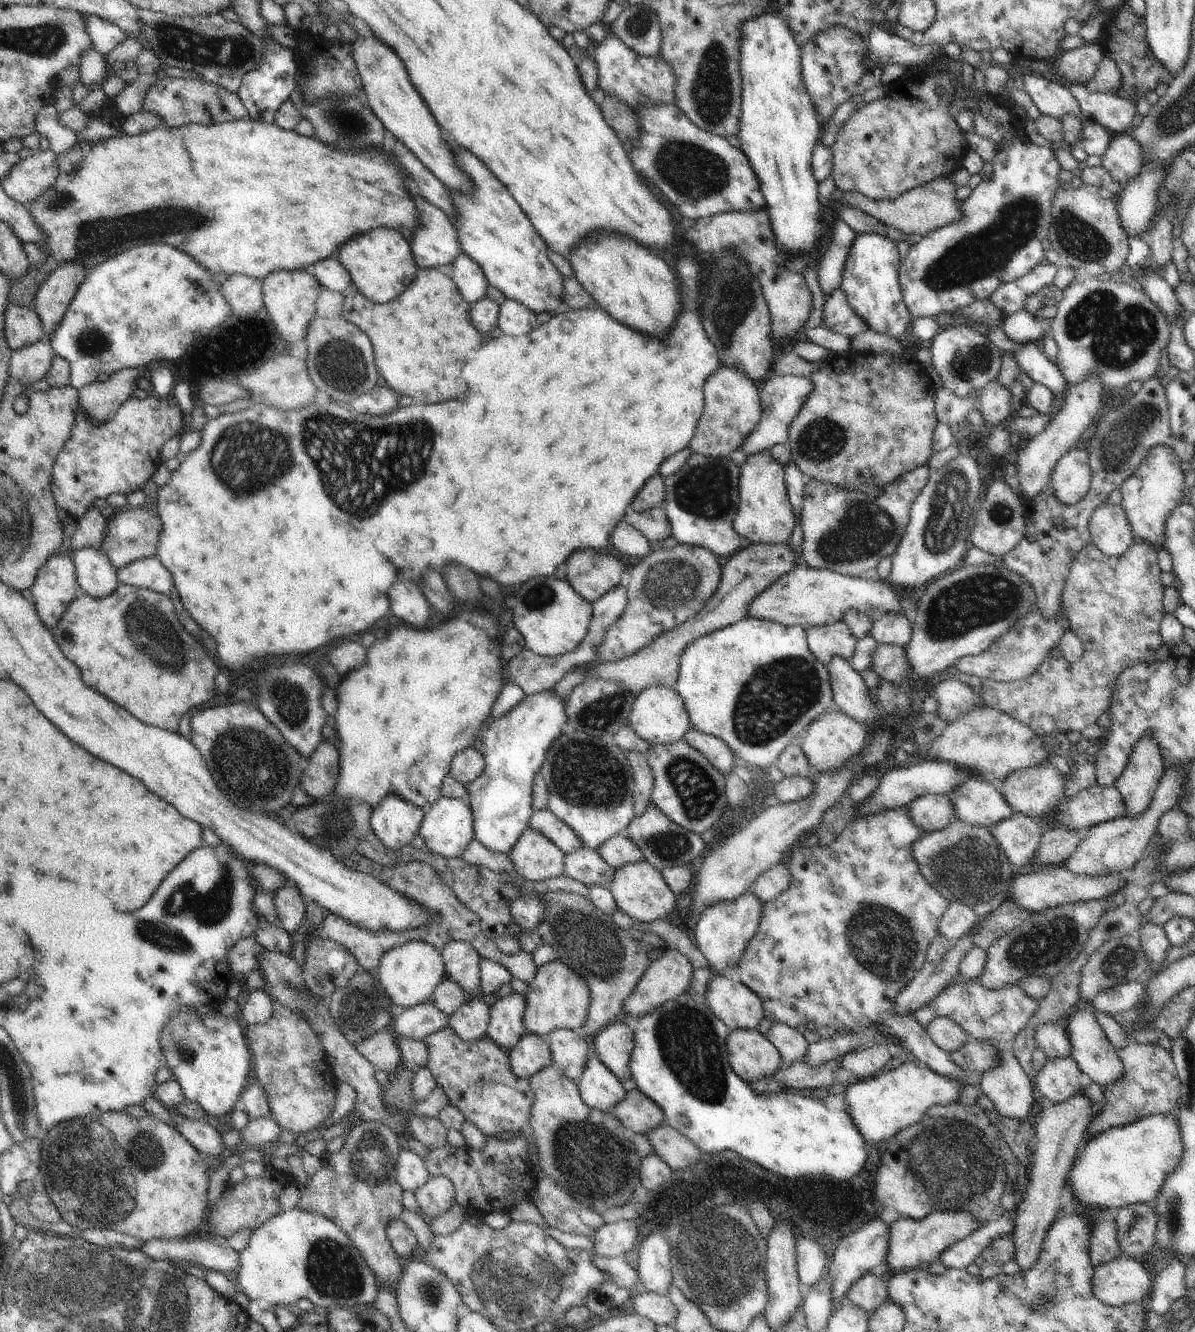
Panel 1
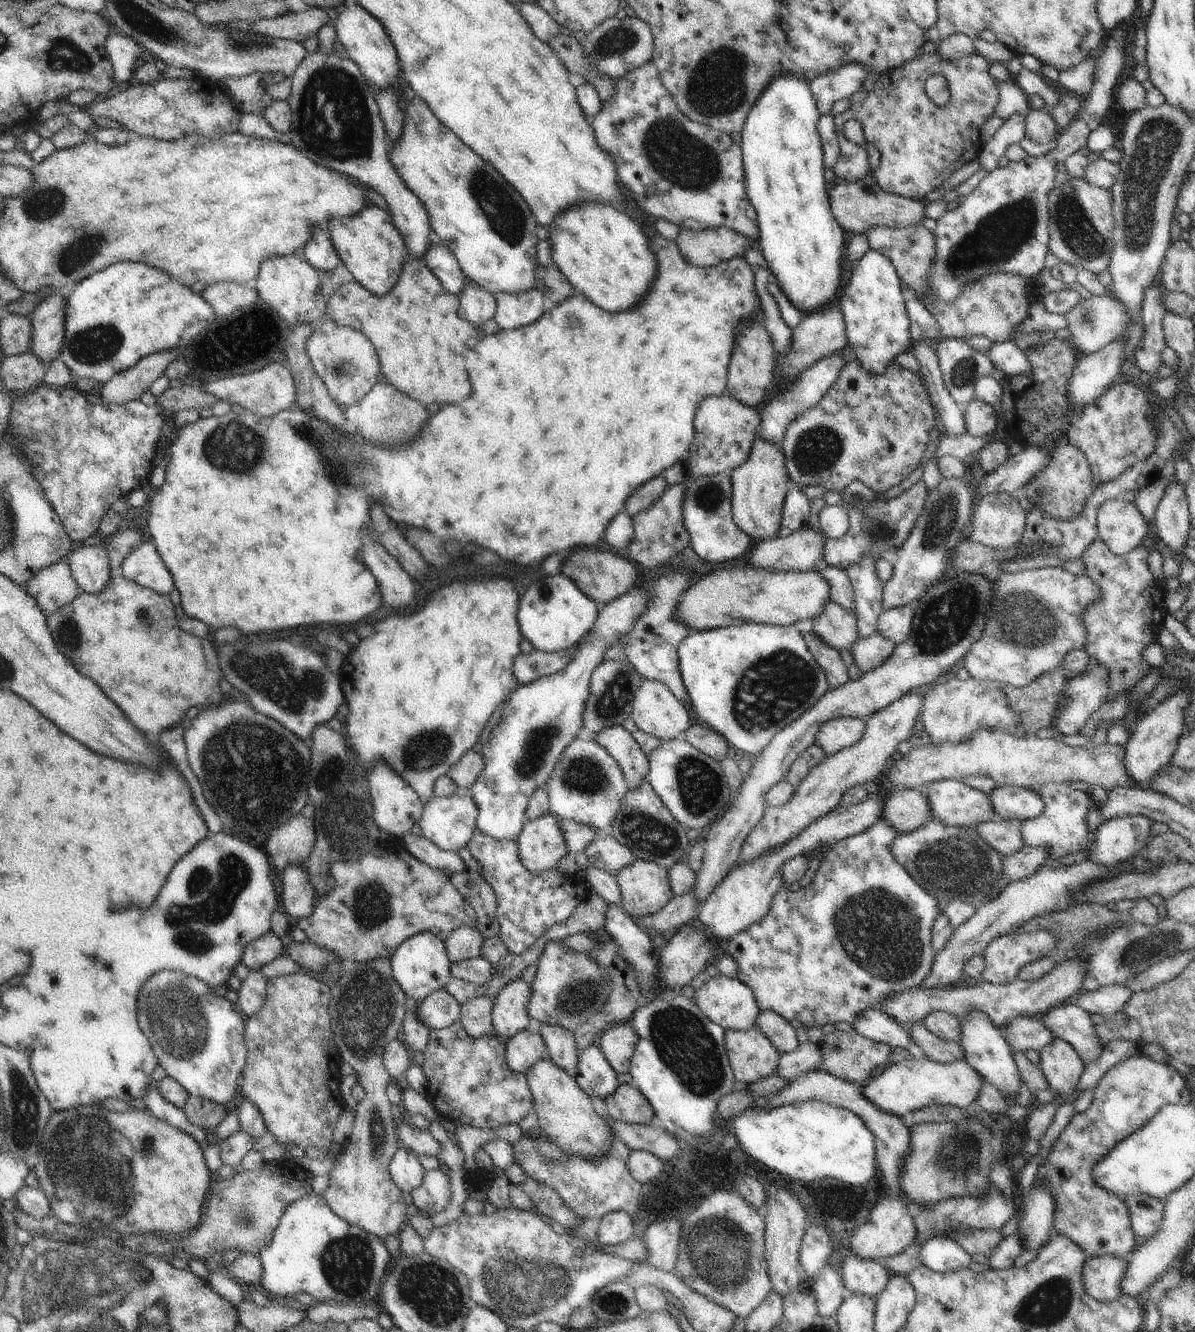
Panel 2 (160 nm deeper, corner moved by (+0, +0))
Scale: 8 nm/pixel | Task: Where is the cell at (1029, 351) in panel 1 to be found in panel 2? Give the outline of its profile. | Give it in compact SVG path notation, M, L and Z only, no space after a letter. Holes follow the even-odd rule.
M1013 341L994 343L985 356L990 358L994 369L1002 370L1004 375L1030 376L1034 372L1030 360L1026 358L1028 354L1024 354L1024 350L1016 346Z

